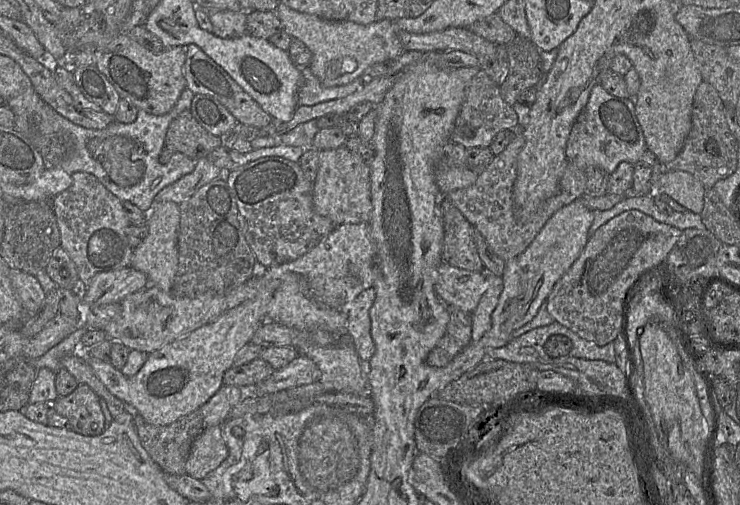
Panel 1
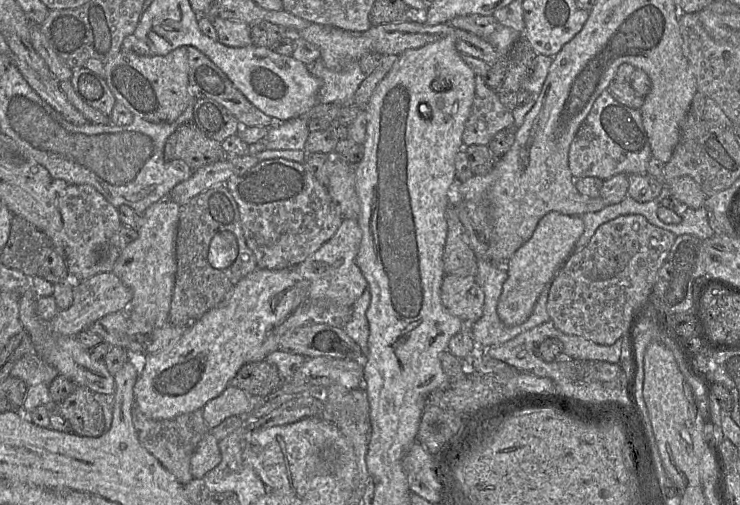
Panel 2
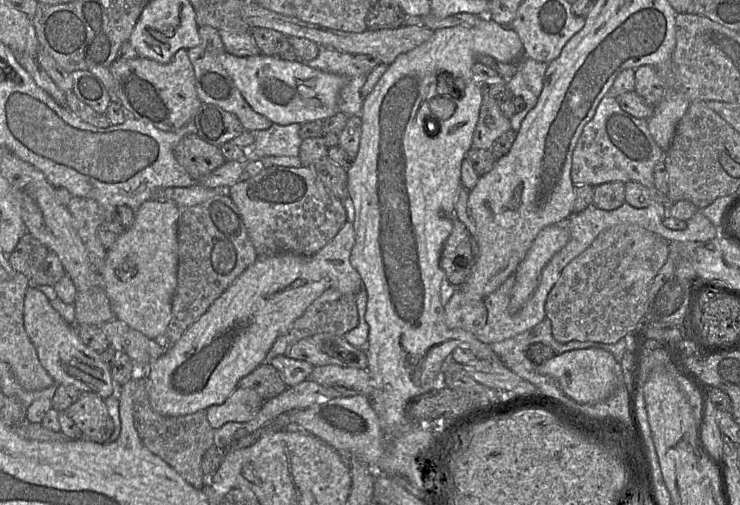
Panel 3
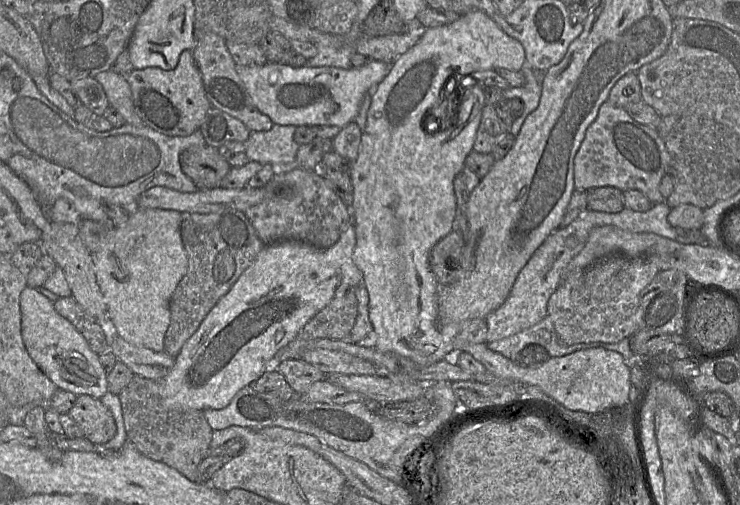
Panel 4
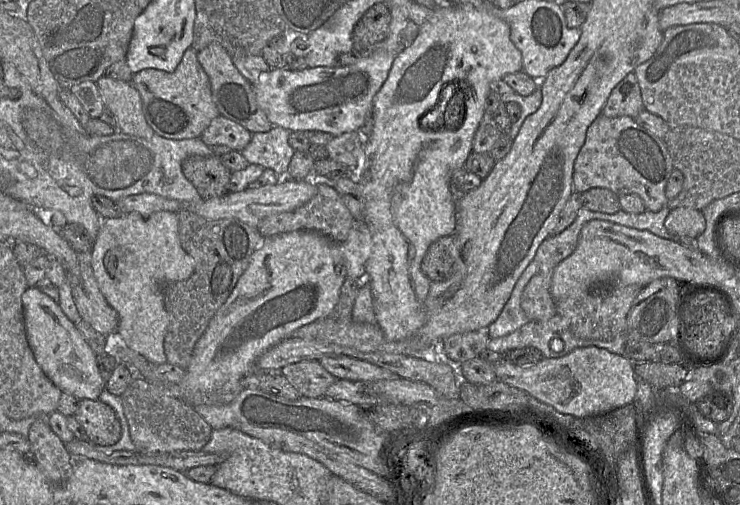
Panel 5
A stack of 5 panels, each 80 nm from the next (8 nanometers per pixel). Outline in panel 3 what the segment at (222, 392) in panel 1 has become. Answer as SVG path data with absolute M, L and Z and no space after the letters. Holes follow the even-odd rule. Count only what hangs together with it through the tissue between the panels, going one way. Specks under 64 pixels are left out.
M237 387L224 403L205 410L207 420L214 430L227 422L248 422L257 415L264 401L254 390Z

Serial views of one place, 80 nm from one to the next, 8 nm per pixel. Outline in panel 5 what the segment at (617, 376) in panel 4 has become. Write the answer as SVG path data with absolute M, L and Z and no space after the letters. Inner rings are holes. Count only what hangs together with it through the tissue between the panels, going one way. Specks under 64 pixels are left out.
M598 347L576 348L560 358L543 358L537 364L520 367L501 354L486 353L497 381L526 392L562 414L577 418L609 413L633 403L637 391L634 364L624 356Z

